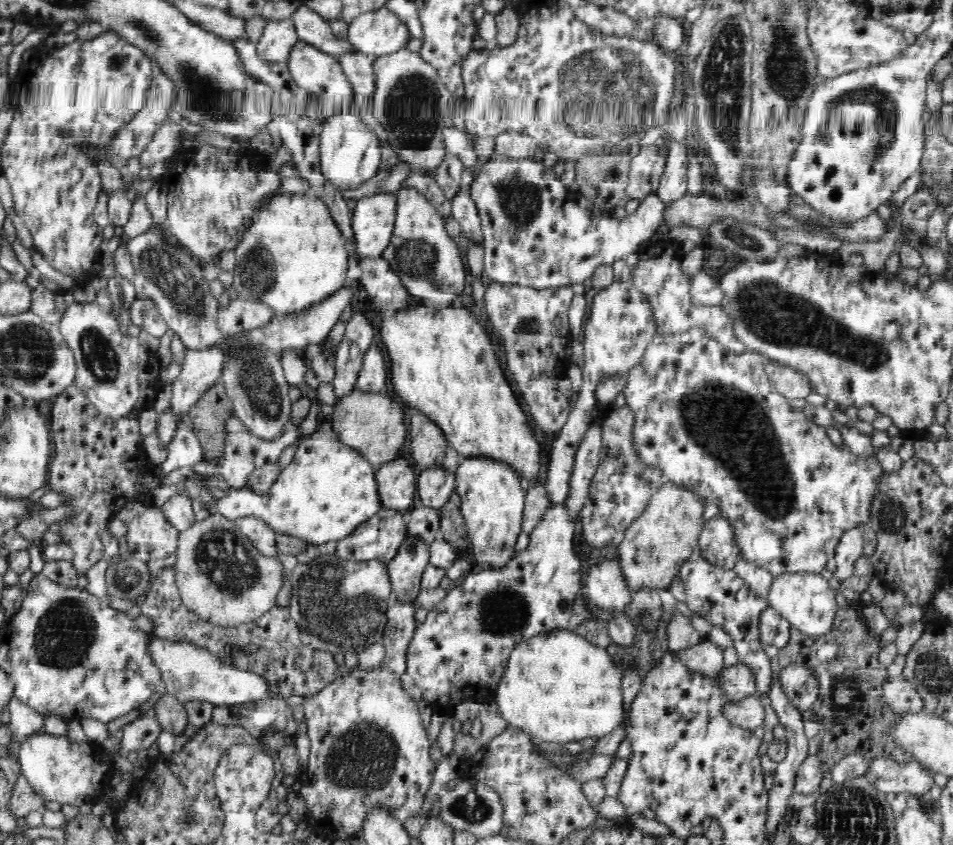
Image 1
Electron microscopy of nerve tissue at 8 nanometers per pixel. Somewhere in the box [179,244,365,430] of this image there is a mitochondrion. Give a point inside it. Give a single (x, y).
(256, 377)

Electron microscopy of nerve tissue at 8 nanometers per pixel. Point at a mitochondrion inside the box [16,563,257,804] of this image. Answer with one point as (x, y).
(64, 634)

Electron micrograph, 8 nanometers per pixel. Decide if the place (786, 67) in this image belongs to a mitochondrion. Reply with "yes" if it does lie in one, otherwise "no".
yes

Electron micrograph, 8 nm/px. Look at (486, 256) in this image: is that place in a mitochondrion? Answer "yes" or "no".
no

